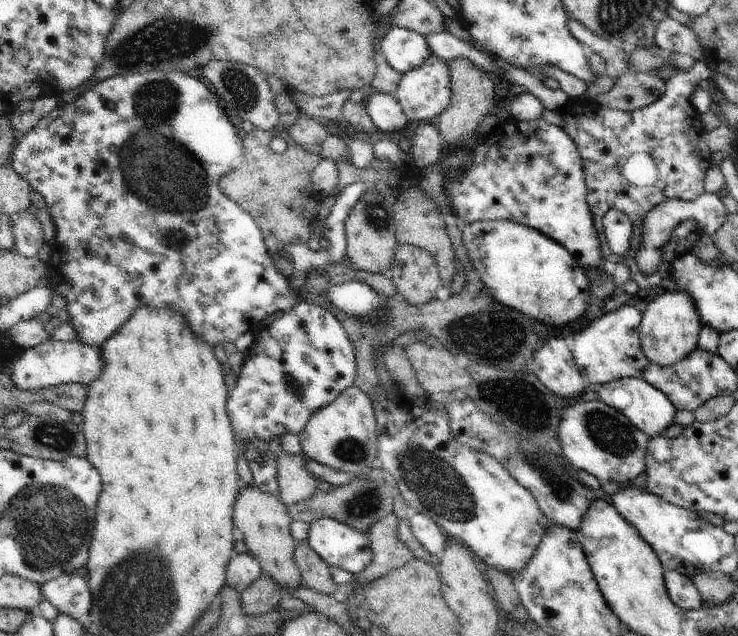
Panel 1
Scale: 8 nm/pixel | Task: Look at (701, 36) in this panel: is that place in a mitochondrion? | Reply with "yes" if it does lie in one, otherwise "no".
no

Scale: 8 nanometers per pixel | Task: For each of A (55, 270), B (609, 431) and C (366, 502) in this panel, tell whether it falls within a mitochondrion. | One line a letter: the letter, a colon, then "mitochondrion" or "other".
A: other
B: mitochondrion
C: mitochondrion

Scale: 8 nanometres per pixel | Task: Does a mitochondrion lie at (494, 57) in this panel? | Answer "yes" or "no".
no

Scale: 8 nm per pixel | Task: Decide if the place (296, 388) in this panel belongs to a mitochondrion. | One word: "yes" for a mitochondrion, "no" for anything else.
yes

